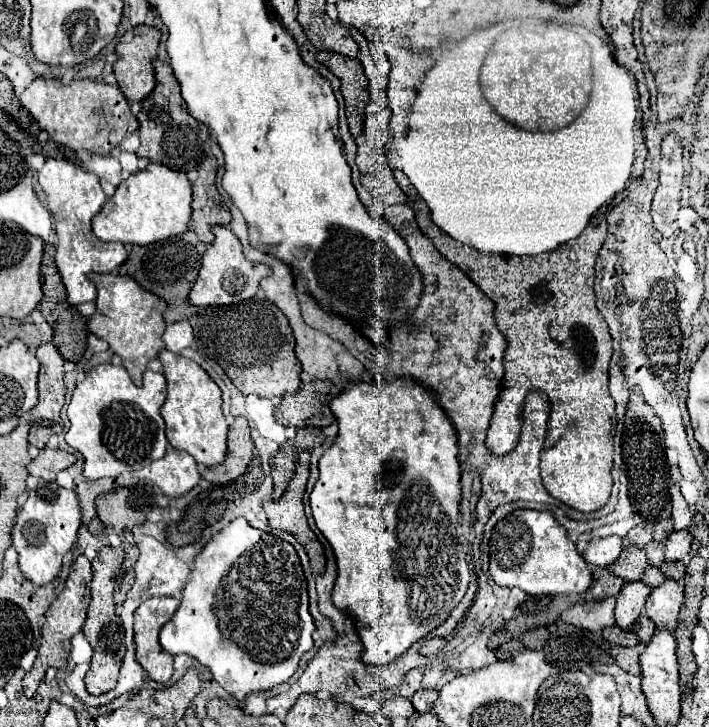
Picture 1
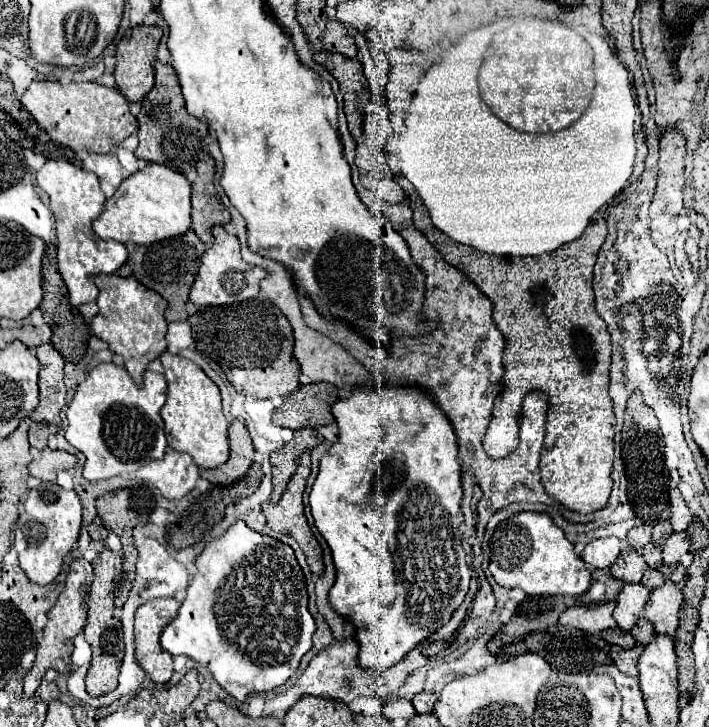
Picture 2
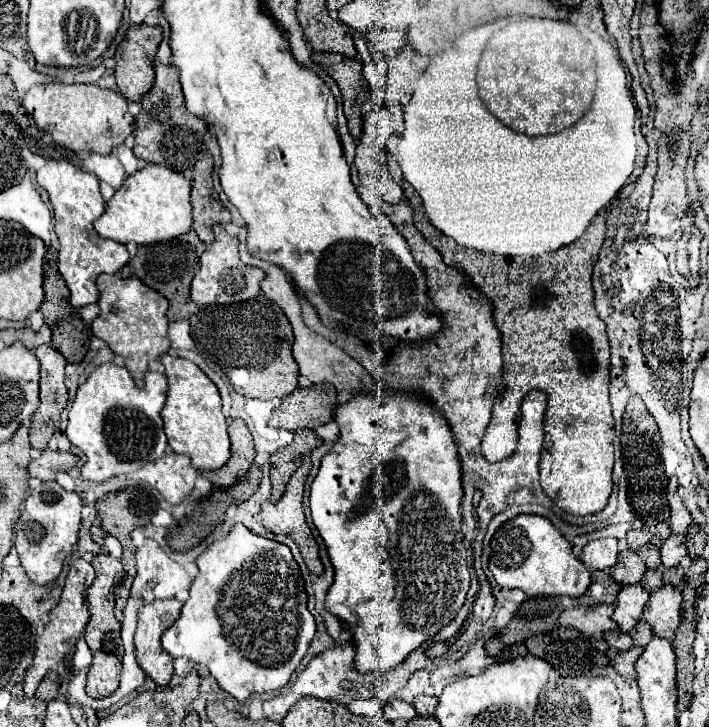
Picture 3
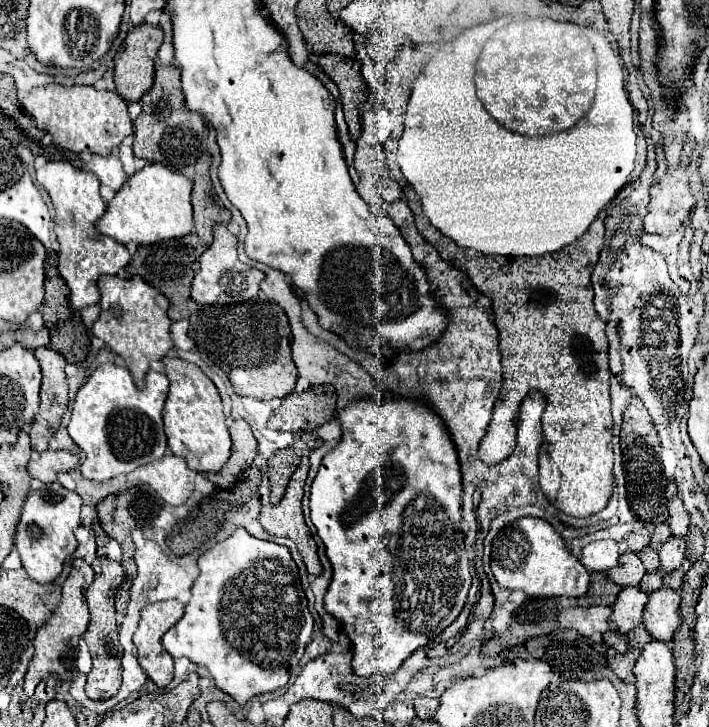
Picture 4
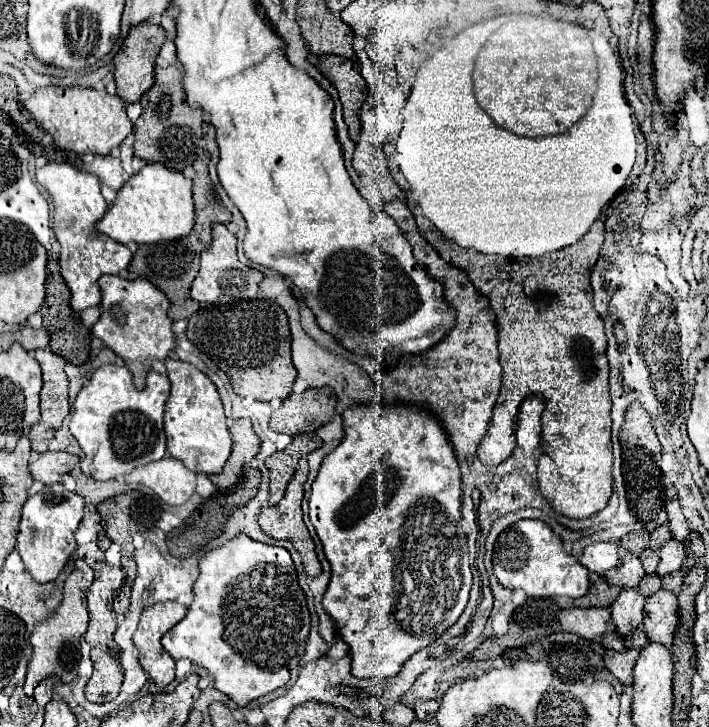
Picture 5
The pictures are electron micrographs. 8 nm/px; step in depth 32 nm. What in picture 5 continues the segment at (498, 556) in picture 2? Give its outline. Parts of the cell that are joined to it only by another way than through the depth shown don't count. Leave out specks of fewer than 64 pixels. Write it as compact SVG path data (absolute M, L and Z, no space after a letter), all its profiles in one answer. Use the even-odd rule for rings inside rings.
M520 520L502 532L494 546L494 574L504 588L522 588L532 598L582 598L588 592L588 570L562 550L562 540L540 520Z

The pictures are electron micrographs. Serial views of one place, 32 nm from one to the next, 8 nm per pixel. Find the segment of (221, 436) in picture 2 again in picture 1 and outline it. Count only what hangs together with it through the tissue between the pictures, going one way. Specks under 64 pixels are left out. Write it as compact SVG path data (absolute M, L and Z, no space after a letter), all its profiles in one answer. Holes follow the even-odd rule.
M170 350L160 352L164 376L168 380L168 396L162 406L166 422L166 438L176 450L184 450L202 466L218 466L226 458L226 418L222 414L222 392L216 382L194 362Z

